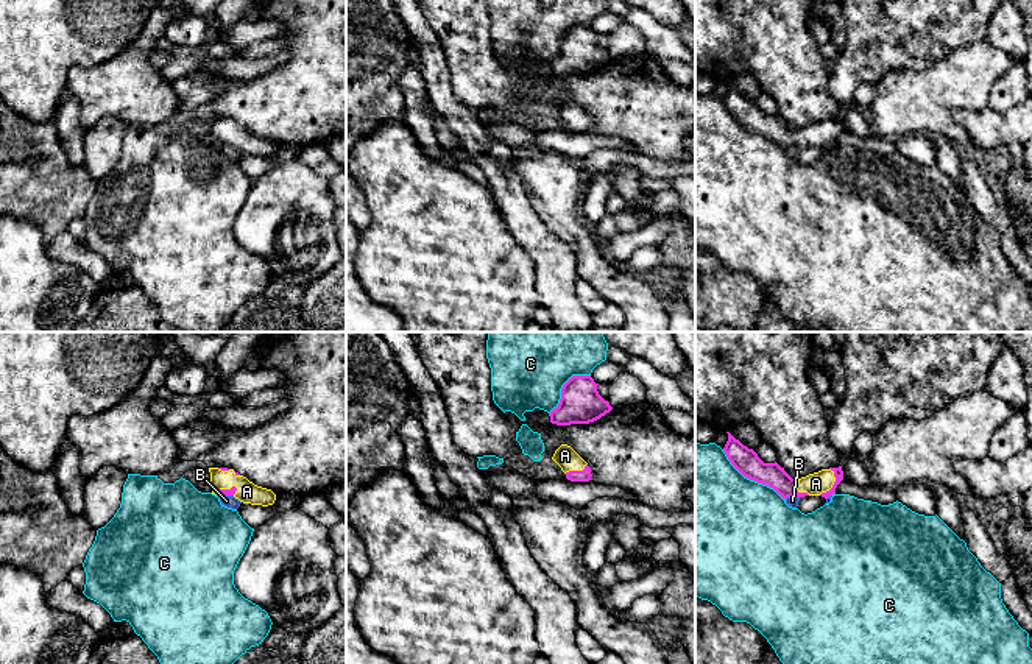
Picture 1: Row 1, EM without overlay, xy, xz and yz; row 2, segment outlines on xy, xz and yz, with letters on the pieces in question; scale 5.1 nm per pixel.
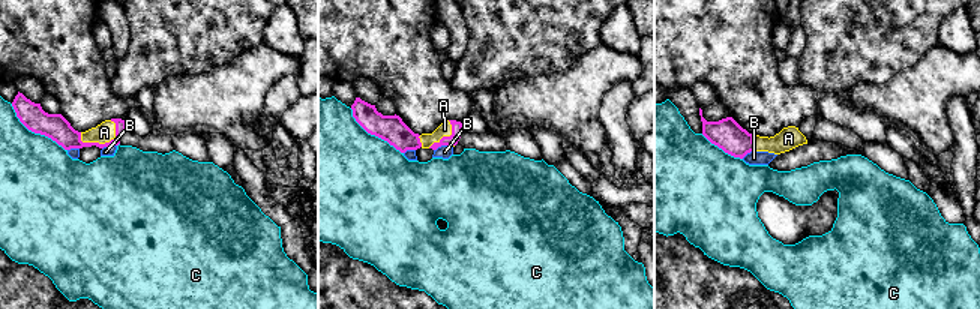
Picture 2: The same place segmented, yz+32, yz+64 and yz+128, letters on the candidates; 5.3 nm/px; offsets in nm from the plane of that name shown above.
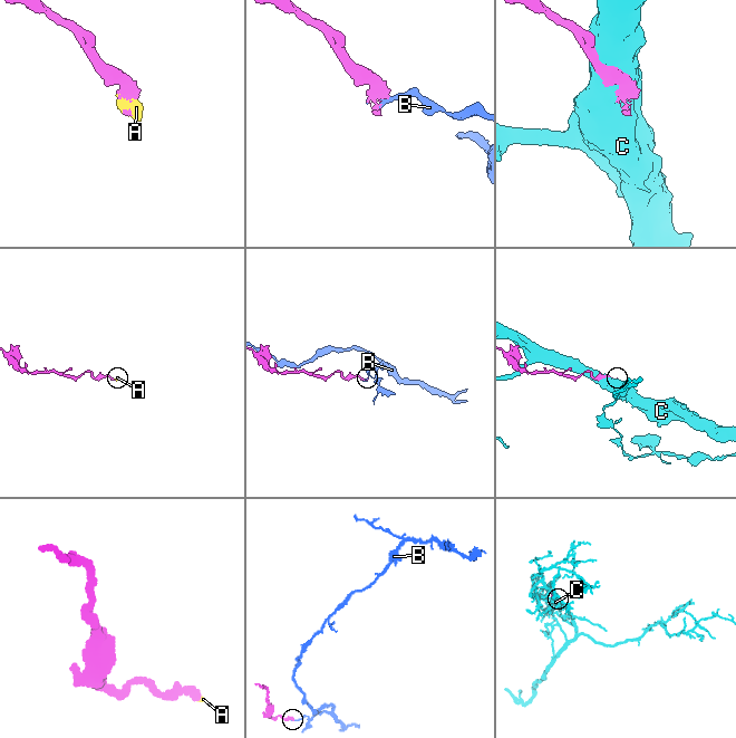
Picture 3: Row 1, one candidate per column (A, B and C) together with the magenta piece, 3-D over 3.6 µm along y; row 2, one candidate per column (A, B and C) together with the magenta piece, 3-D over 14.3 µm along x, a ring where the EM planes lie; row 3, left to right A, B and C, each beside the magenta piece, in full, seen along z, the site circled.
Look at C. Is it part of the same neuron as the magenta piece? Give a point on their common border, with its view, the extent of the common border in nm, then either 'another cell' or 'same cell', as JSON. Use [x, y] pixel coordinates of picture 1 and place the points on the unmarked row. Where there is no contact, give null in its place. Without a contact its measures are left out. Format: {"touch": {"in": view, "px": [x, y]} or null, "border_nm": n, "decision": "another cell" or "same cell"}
{"touch": {"in": "yz", "px": [752, 130]}, "border_nm": 420, "decision": "another cell"}

